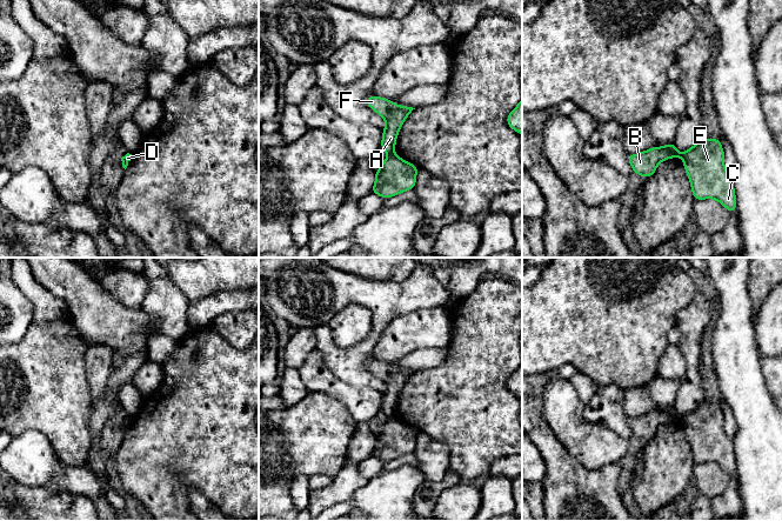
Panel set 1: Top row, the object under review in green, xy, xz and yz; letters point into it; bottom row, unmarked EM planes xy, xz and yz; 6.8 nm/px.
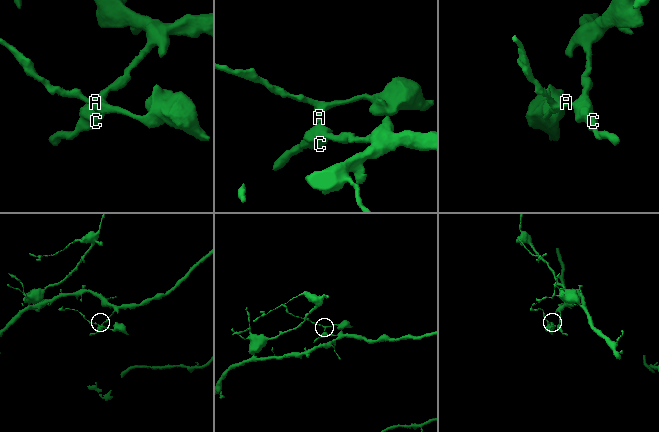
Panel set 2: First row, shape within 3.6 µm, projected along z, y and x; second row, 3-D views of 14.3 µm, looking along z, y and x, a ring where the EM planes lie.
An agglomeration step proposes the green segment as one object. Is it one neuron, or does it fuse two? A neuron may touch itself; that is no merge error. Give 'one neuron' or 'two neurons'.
two neurons

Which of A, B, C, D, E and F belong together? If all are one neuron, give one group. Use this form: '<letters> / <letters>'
A B F / C D E

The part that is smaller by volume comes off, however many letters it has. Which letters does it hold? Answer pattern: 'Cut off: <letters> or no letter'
Cut off: A, B, F

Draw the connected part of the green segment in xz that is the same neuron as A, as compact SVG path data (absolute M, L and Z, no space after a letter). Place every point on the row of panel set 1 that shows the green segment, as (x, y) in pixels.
M376 95L367 98L366 103L386 120L386 128L382 131L381 149L393 154L400 128L415 108L395 105L394 101Z

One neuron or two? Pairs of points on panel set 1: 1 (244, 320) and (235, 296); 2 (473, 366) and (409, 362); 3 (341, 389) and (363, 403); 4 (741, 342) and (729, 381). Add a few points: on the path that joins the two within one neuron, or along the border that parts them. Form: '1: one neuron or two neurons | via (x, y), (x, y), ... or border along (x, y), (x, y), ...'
1: two neurons | border along (246, 309), (221, 313), (214, 319)
2: two neurons | border along (448, 346), (448, 353), (440, 363), (415, 372)
3: one neuron | via (347, 394), (354, 399), (360, 399)
4: one neuron | via (737, 352), (737, 372)

